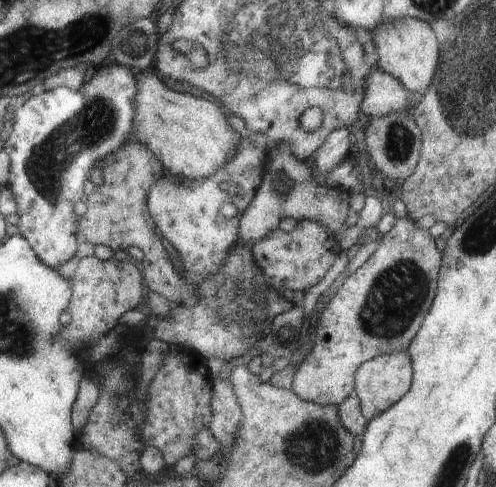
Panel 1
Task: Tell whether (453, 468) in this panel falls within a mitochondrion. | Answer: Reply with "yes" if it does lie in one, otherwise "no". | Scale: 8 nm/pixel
yes

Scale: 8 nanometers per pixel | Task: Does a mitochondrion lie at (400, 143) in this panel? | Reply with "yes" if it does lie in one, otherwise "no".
yes

